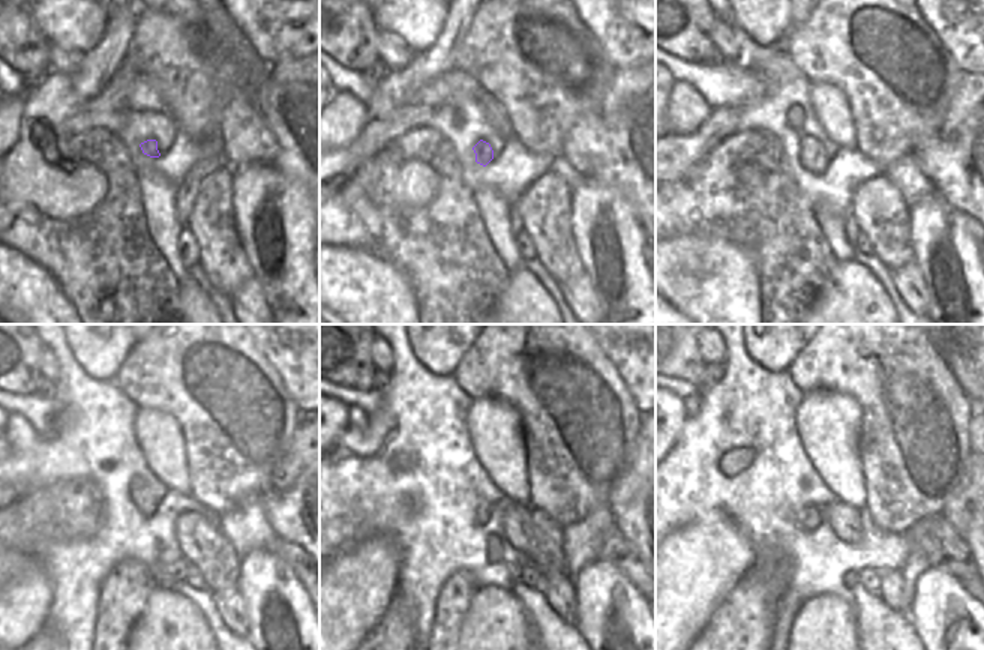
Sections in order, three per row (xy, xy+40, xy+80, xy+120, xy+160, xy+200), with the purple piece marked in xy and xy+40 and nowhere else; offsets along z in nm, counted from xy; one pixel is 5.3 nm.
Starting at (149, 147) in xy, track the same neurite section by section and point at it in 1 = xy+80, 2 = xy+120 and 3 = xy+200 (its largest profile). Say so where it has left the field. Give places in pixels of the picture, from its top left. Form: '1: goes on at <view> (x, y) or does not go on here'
1: goes on at xy+80 (812, 156)
2: goes on at xy+120 (146, 502)
3: goes on at xy+200 (810, 520)

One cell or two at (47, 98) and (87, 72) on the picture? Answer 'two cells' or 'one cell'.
one cell

